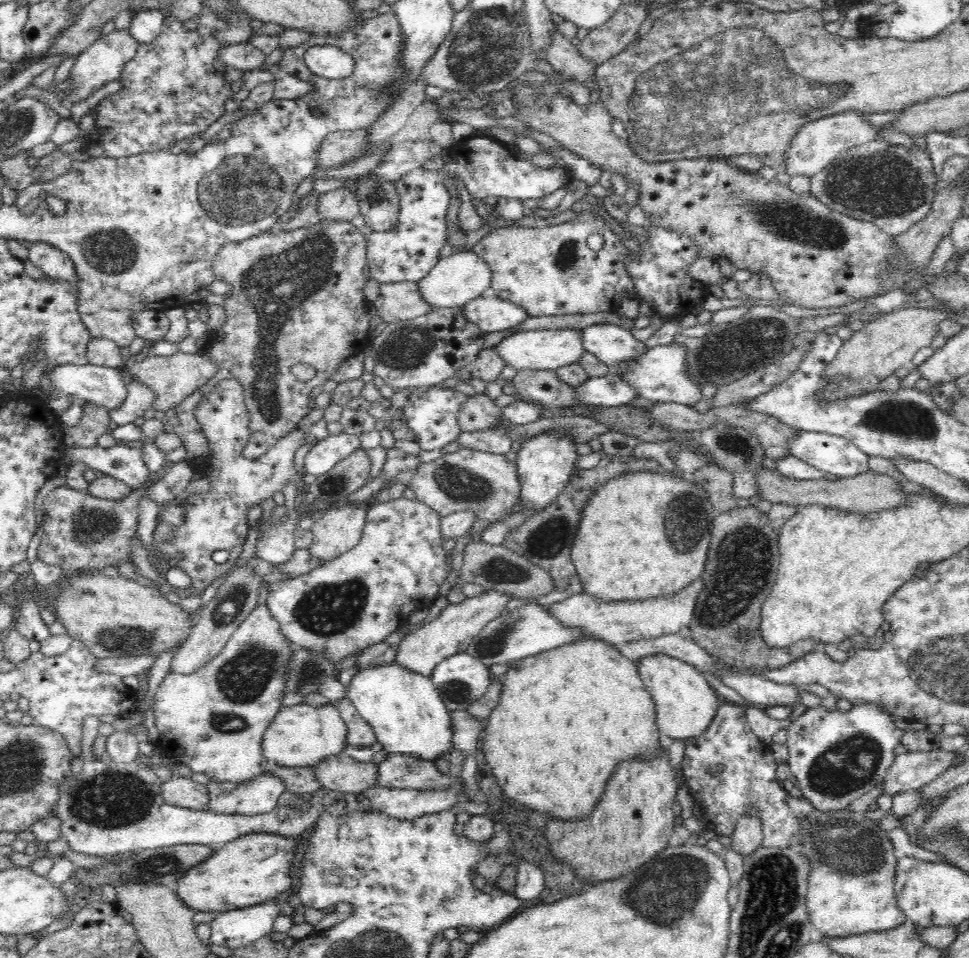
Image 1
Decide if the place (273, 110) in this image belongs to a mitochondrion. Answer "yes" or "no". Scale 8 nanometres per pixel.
no

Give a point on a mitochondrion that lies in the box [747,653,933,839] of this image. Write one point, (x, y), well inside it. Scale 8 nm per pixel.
(843, 768)

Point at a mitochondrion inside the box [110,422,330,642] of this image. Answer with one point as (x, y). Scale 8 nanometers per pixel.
(235, 600)

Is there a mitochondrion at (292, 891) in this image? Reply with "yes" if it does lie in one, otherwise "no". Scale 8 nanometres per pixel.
no

